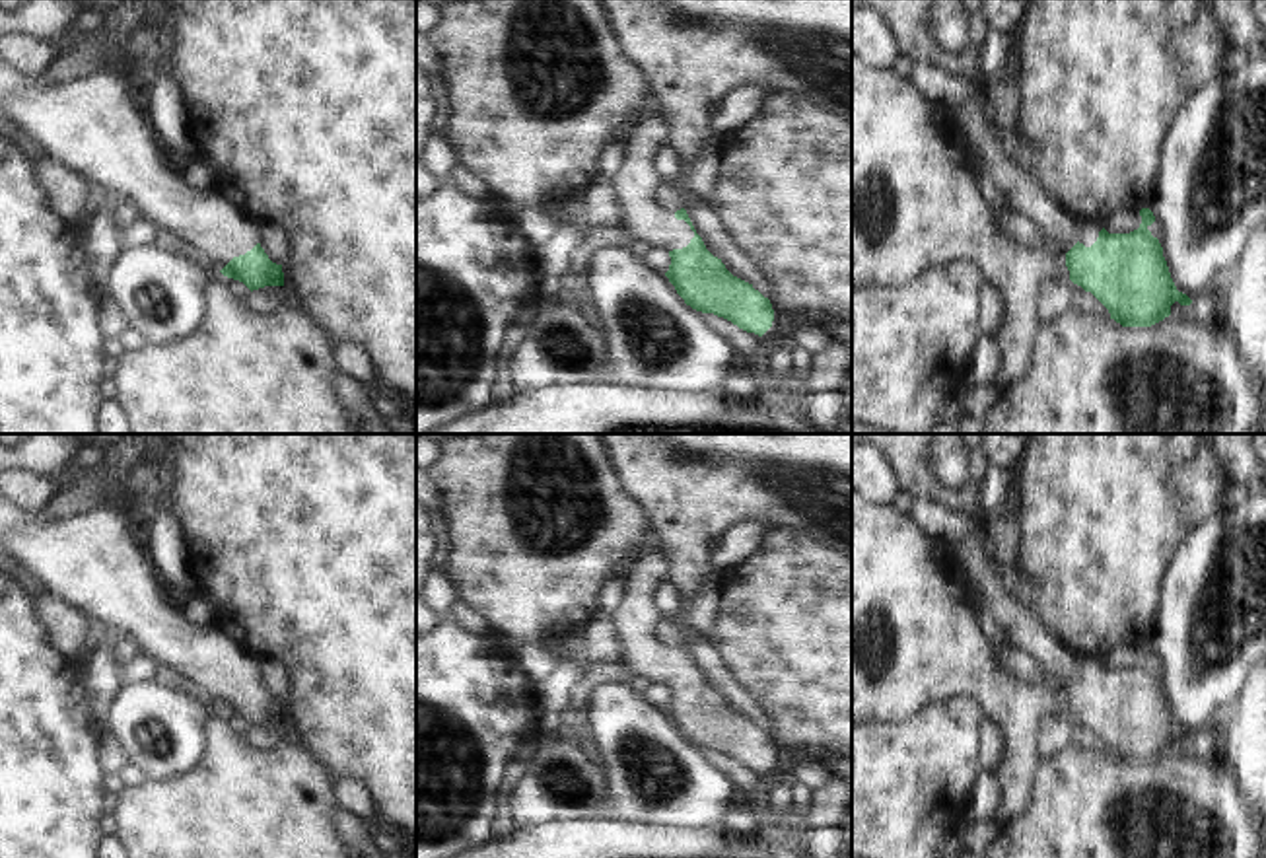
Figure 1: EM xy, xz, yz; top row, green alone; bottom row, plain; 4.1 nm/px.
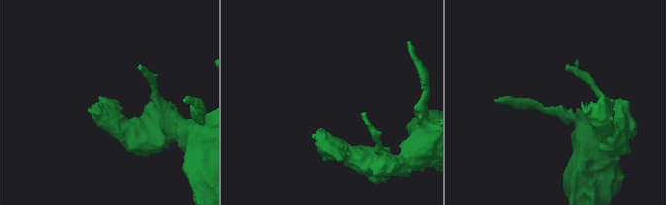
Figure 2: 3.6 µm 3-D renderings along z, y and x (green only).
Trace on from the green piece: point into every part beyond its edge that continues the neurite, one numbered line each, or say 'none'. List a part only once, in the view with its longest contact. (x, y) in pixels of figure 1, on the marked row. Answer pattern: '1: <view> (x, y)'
1: xz (634, 183)

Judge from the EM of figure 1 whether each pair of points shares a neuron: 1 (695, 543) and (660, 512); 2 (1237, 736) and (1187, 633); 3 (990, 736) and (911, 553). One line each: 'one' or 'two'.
1: one
2: two
3: two

